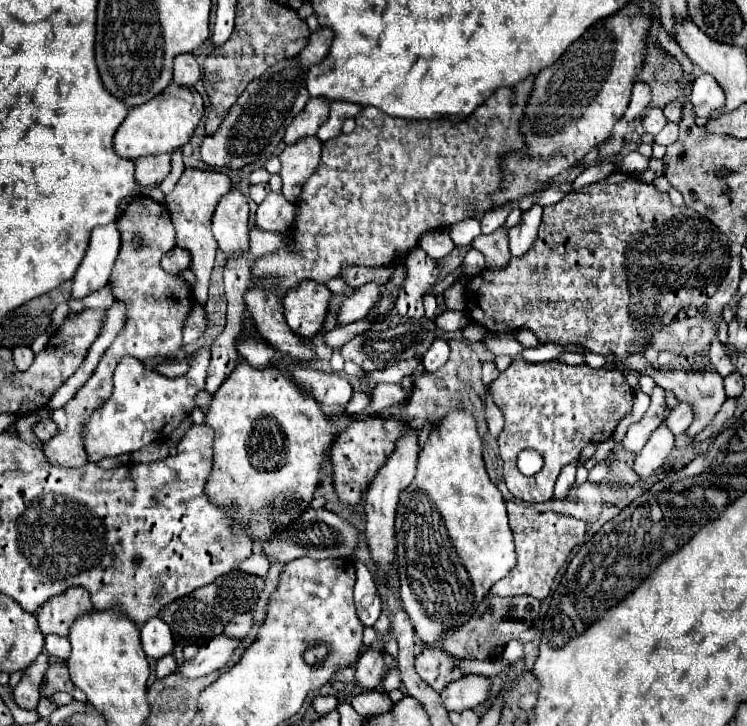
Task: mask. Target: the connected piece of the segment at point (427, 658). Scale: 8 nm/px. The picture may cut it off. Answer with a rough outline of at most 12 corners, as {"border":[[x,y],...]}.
{"border":[[424,649],[416,671],[434,691],[466,675],[442,649]]}

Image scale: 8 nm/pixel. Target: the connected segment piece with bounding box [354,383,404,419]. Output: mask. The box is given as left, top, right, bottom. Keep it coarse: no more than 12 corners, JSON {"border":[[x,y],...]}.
{"border":[[378,385],[368,407],[354,415],[366,419],[384,407],[400,403],[404,391],[400,385]]}

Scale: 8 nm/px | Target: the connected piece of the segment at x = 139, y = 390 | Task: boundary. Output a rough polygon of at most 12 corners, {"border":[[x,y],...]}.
{"border":[[210,353],[170,379],[124,357],[84,429],[90,461],[168,437],[204,389]]}

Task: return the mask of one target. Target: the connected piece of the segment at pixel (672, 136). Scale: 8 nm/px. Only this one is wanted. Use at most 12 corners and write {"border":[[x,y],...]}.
{"border":[[678,123],[666,127],[654,137],[660,145],[672,145],[678,139]]}

